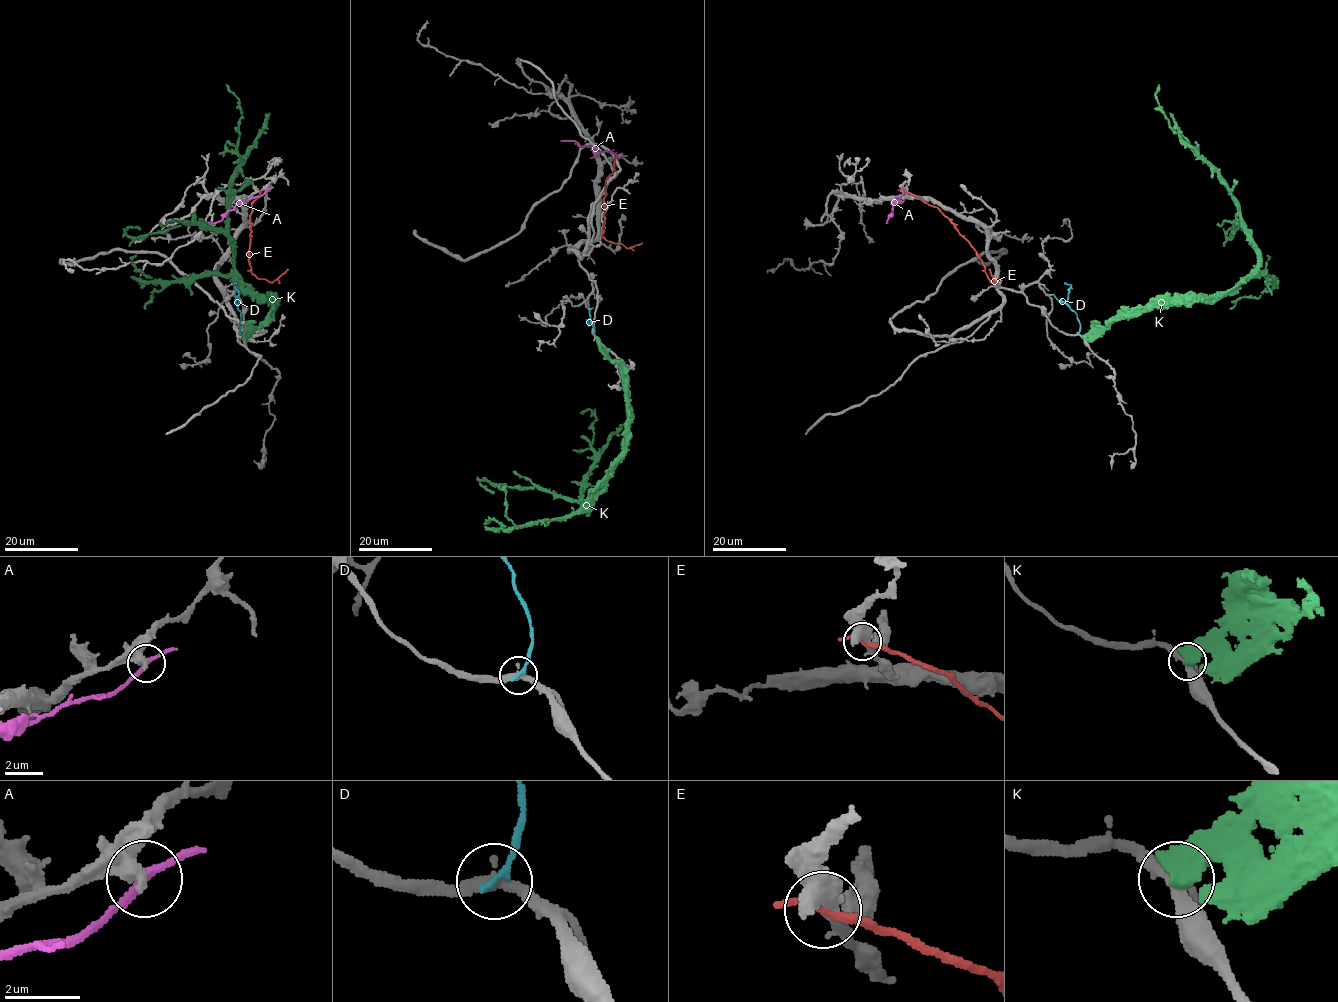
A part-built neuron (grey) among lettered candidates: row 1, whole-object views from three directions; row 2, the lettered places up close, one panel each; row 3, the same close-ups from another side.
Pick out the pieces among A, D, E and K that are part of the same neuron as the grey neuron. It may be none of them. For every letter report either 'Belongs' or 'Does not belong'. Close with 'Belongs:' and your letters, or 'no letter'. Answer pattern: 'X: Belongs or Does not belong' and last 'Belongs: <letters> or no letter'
A: Does not belong
D: Does not belong
E: Does not belong
K: Does not belong
Belongs: no letter

